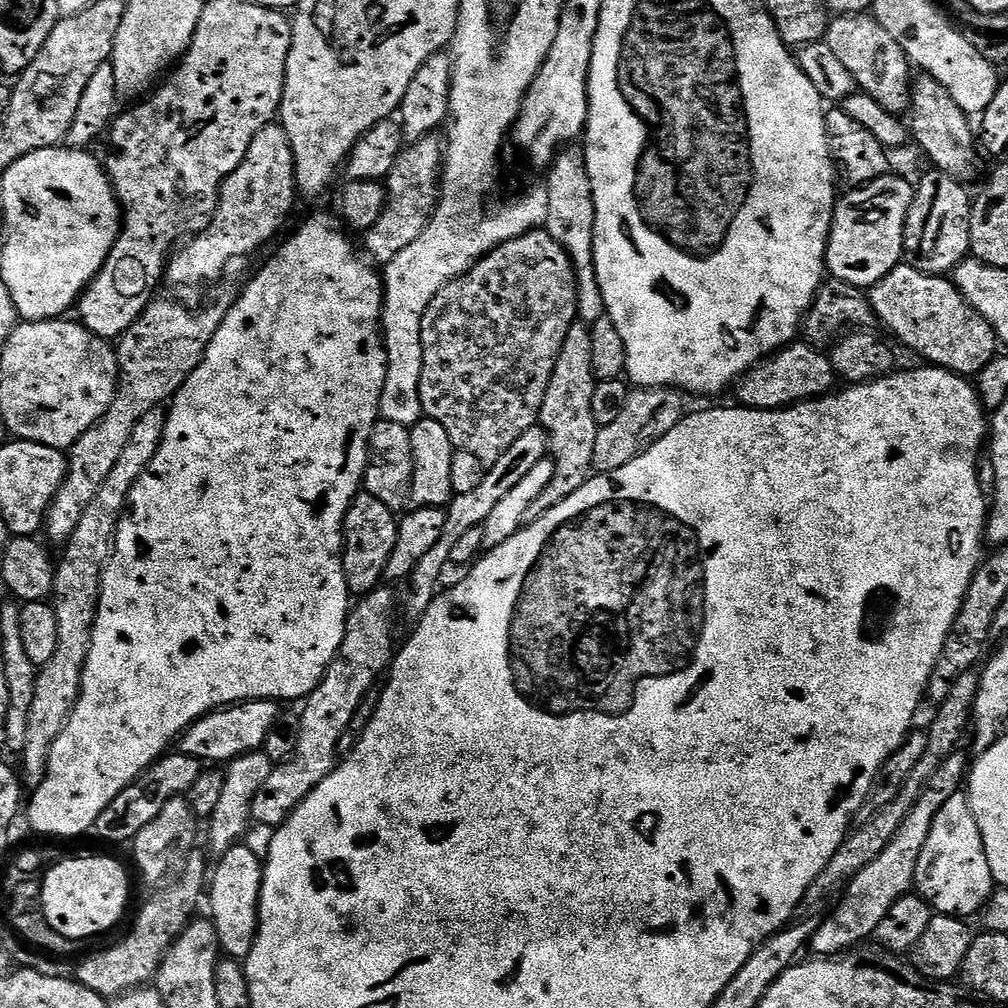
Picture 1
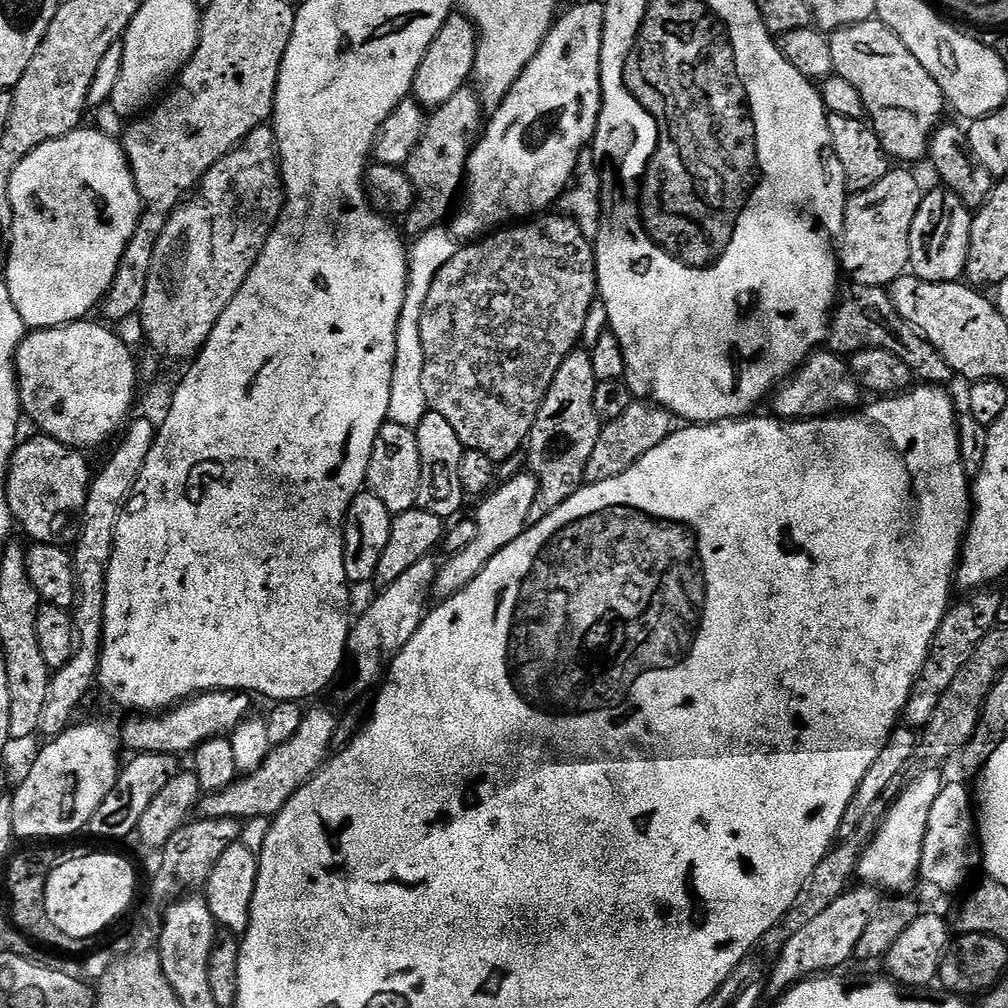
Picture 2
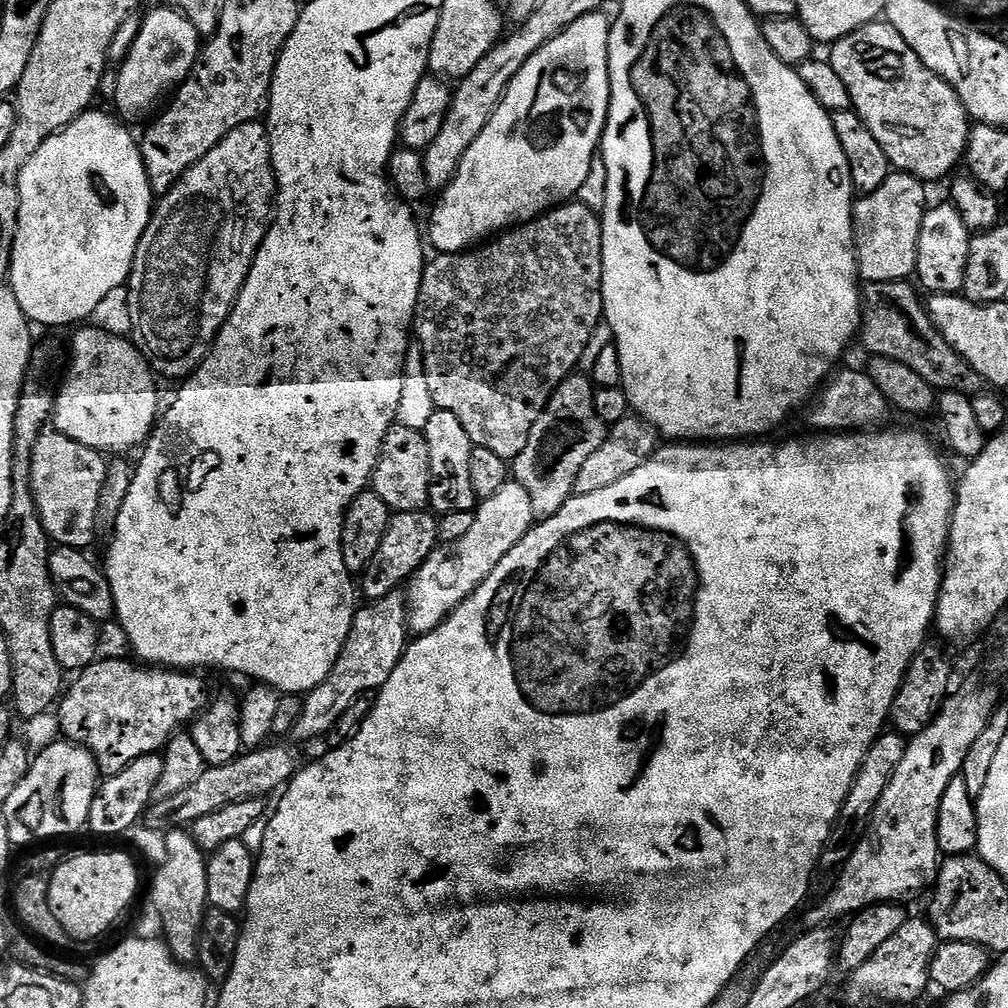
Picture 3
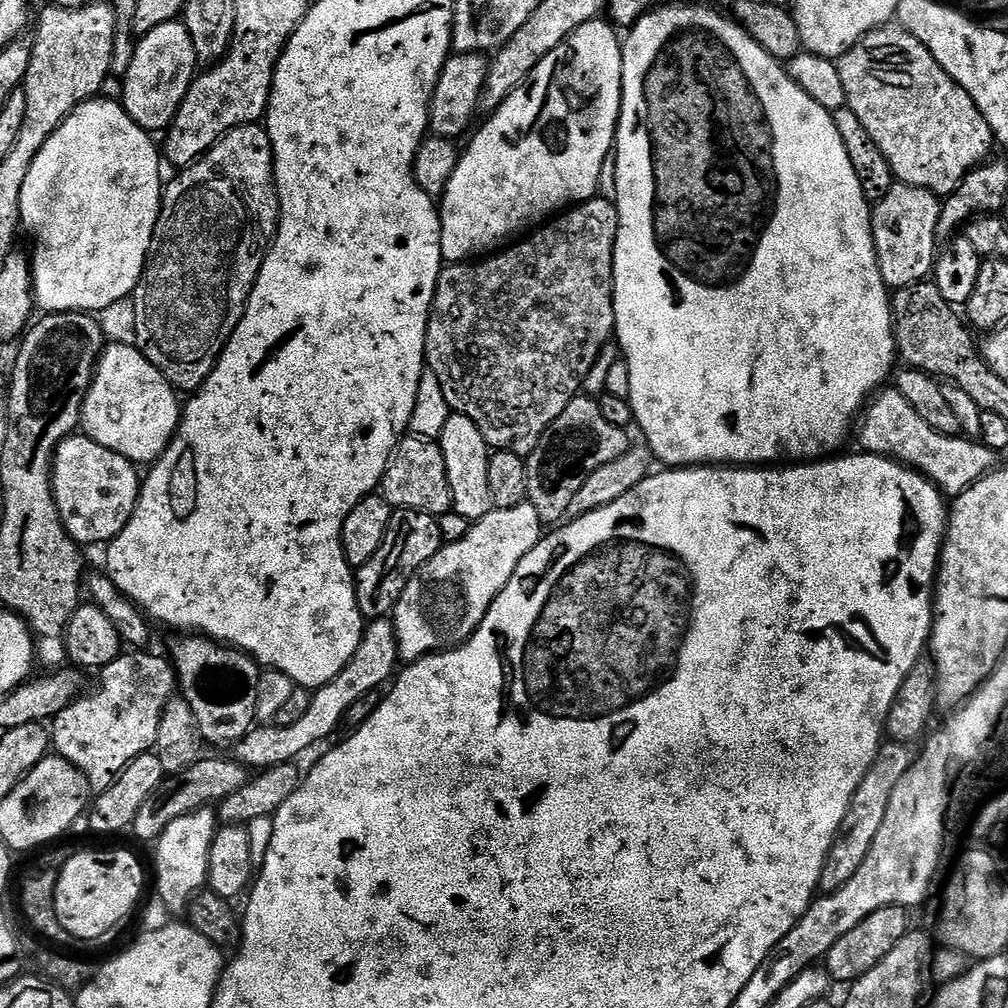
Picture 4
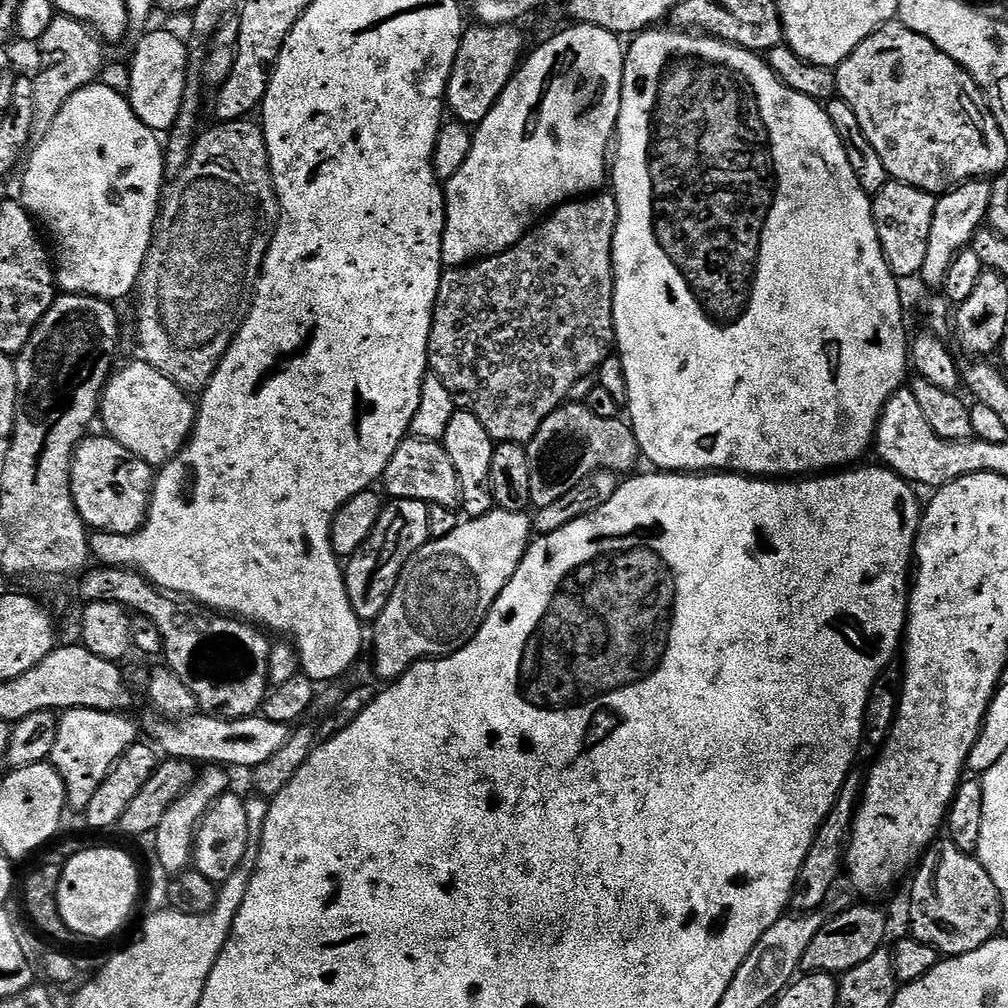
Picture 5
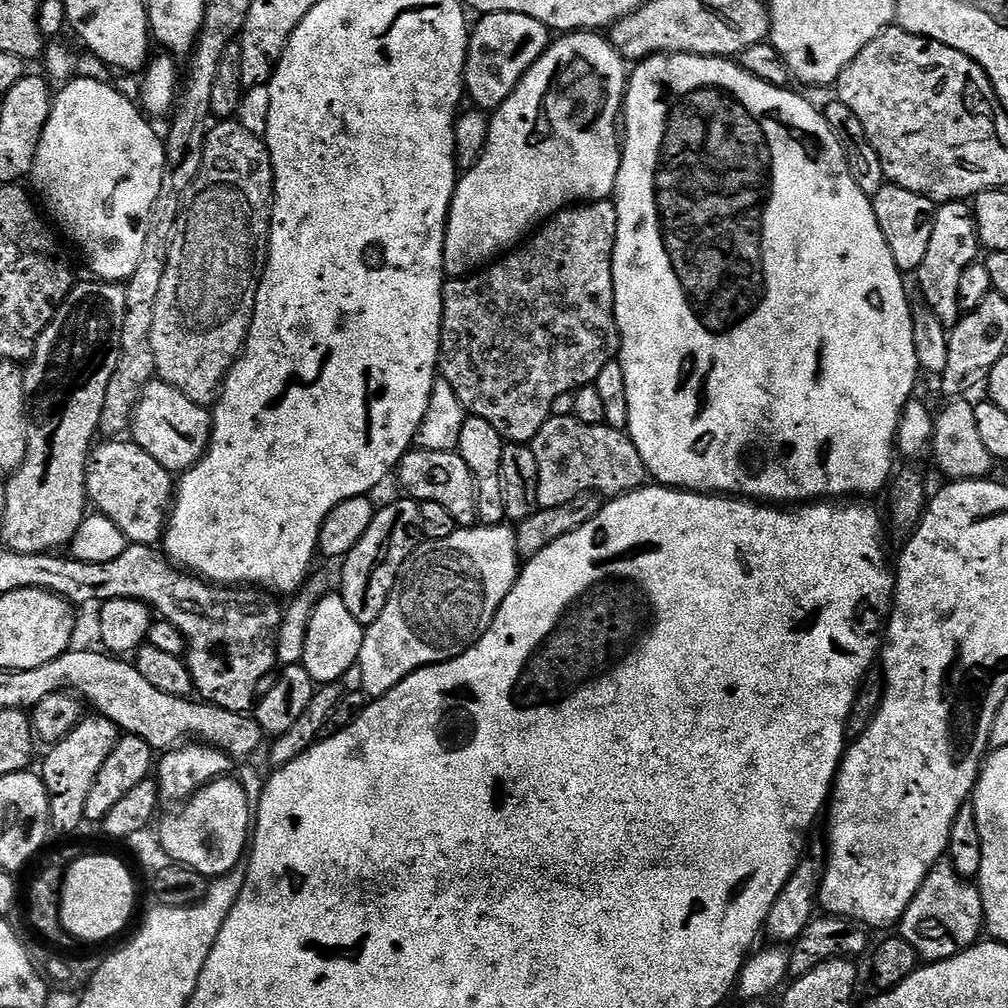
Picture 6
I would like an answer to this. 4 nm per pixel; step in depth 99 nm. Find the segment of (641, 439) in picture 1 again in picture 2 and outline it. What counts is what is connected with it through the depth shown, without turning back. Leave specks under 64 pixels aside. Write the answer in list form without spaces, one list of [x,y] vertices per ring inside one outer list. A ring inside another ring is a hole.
[[[634,402],[622,418],[614,418],[614,422],[603,425],[598,434],[598,442],[594,442],[594,454],[590,454],[590,462],[586,466],[585,481],[597,484],[606,476],[617,476],[625,472],[631,464],[642,459],[654,446],[658,446],[674,431],[674,417],[659,404],[651,402]]]

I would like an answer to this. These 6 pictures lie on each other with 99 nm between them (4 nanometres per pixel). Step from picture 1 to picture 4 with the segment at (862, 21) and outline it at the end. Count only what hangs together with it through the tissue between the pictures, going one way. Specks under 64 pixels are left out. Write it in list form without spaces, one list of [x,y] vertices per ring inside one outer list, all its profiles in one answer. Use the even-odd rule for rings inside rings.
[[[899,26],[873,28],[856,44],[851,44],[838,63],[848,99],[846,106],[858,114],[858,122],[862,122],[870,138],[878,142],[878,150],[886,154],[886,162],[890,162],[893,177],[899,183],[937,194],[951,194],[964,175],[989,155],[994,137],[986,118],[978,106],[974,106],[974,98],[938,66],[934,54],[906,29]]]

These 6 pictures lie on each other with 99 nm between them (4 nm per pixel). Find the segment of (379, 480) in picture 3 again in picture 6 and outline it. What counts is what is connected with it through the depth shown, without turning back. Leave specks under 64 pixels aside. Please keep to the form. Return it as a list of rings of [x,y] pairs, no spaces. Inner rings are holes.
[[[416,448],[404,453],[398,465],[398,476],[400,472],[400,484],[405,488],[411,499],[419,502],[429,500],[446,506],[450,514],[454,514],[457,525],[472,526],[477,523],[476,514],[476,483],[470,472],[470,466],[460,457],[459,452],[453,450],[443,452],[442,450],[426,450]]]

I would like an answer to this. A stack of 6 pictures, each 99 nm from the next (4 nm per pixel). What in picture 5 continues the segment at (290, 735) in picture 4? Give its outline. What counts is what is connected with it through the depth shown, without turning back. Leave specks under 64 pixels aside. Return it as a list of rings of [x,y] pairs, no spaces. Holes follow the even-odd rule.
[[[197,714],[180,719],[155,718],[148,724],[151,743],[165,757],[174,760],[191,760],[200,766],[219,764],[229,770],[258,767],[266,758],[274,758],[282,746],[286,746],[290,735],[287,724],[270,722],[263,714],[223,720],[221,716]]]

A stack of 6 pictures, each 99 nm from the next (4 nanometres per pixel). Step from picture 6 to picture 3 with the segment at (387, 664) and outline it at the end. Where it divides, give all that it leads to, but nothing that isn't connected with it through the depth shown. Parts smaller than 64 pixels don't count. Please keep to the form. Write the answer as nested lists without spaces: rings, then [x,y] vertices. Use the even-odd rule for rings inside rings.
[[[510,482],[494,494],[494,498],[483,501],[475,509],[474,527],[458,542],[440,544],[422,562],[406,585],[408,597],[408,631],[413,637],[432,632],[444,619],[472,593],[479,584],[518,546],[518,542],[534,527],[530,510],[530,494],[522,486]]]

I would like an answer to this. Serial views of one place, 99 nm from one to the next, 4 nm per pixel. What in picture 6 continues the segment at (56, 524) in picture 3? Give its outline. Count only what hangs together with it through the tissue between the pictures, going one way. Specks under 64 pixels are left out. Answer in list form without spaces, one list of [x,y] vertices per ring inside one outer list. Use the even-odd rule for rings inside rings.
[[[112,438],[108,444],[97,443],[93,447],[88,462],[88,498],[91,507],[99,515],[110,518],[129,542],[134,544],[155,545],[163,537],[166,531],[168,517],[174,507],[174,476],[158,462],[158,458],[152,458],[134,442],[124,438]]]

